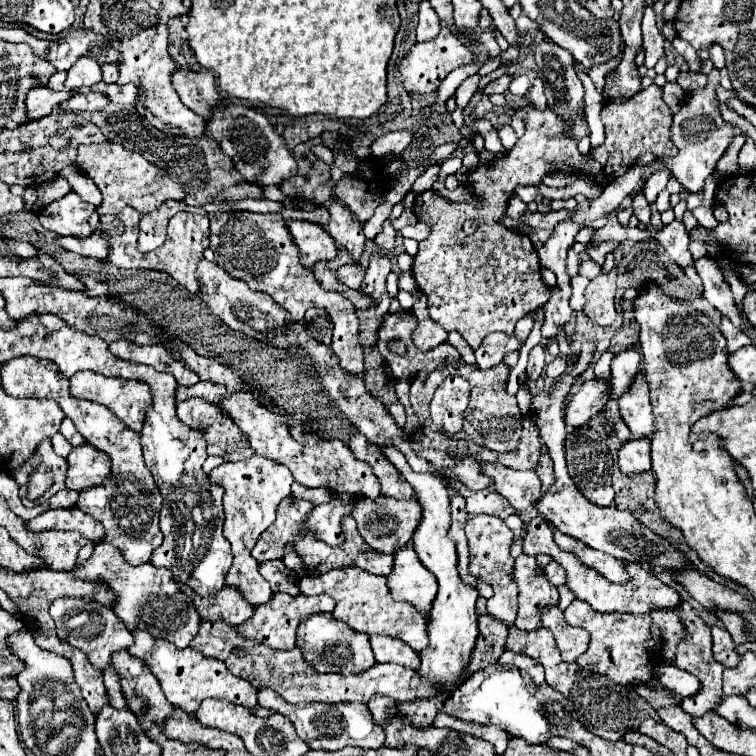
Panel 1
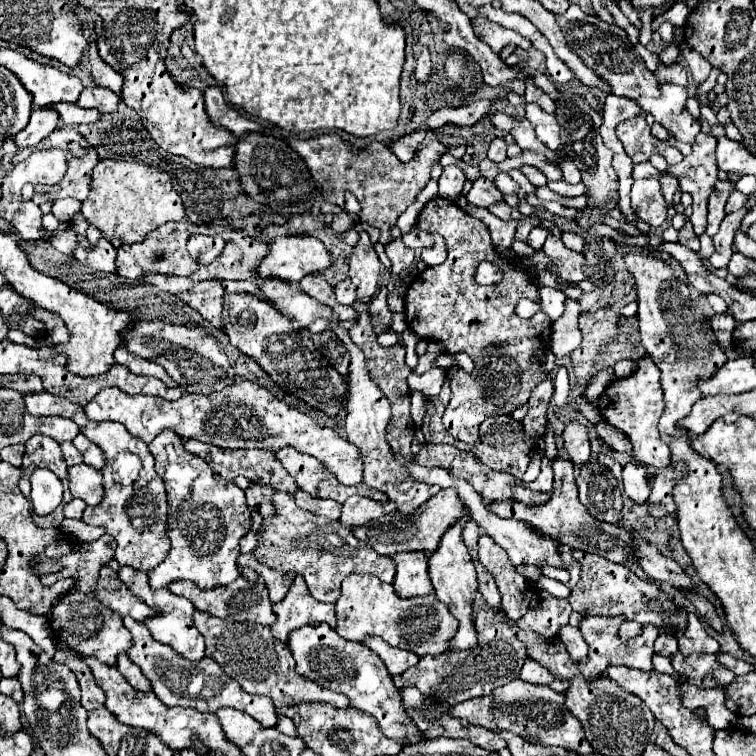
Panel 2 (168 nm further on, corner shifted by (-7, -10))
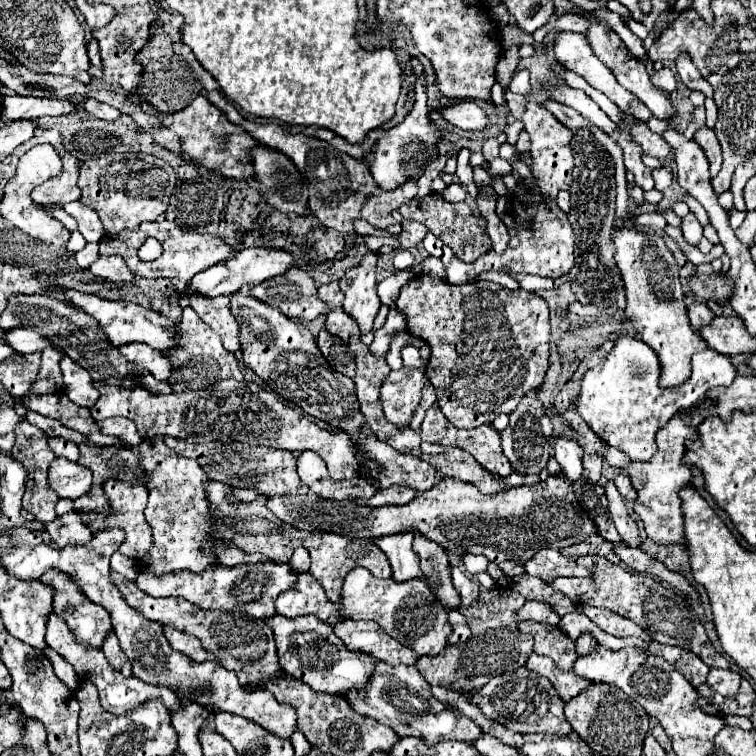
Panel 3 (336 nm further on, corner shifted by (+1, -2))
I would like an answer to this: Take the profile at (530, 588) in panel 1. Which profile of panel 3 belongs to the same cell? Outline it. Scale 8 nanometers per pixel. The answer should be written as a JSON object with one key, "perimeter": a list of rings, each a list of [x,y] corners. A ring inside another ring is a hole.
{"perimeter":[[[525,601],[525,605],[517,611],[517,617],[531,619],[531,621],[545,623],[545,625],[557,625],[561,619],[545,601]]]}

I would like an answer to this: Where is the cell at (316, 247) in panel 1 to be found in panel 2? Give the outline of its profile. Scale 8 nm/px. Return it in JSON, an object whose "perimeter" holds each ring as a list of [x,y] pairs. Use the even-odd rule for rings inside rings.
{"perimeter":[[[277,237],[255,269],[261,279],[301,281],[309,273],[319,273],[331,265],[329,251],[315,237]]]}

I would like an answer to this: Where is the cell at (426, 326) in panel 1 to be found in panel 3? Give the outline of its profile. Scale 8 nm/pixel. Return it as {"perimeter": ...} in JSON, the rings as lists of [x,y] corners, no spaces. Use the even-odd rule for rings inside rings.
{"perimeter":[[[401,367],[399,371],[391,371],[387,375],[387,379],[383,381],[383,387],[381,387],[381,403],[383,403],[385,417],[391,423],[395,423],[397,427],[409,425],[411,415],[415,413],[415,407],[421,401],[421,389],[423,389],[423,383],[425,381],[427,381],[425,371],[423,369],[417,369],[417,367]]]}

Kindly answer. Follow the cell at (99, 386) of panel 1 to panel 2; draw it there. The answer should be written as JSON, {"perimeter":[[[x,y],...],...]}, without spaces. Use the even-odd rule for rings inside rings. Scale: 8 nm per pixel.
{"perimeter":[[[237,381],[231,387],[225,387],[217,395],[191,395],[183,393],[179,401],[165,401],[161,397],[147,395],[129,395],[117,387],[103,389],[93,401],[85,405],[87,417],[96,422],[121,421],[125,429],[133,435],[151,443],[163,429],[175,431],[181,439],[199,439],[221,449],[271,449],[293,447],[301,453],[313,455],[319,459],[343,485],[359,485],[363,481],[363,461],[359,449],[339,435],[341,423],[321,425],[319,417],[313,419],[289,407],[287,403],[275,397],[277,393],[265,389],[257,383]],[[271,439],[269,445],[259,441]]]}

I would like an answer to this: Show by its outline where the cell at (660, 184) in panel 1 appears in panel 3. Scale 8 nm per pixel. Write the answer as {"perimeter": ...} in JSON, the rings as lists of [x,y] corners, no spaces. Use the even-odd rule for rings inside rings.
{"perimeter":[[[659,167],[659,169],[651,169],[651,175],[653,175],[653,181],[655,181],[655,189],[657,191],[663,191],[671,185],[671,179],[673,179],[673,173],[669,167]]]}

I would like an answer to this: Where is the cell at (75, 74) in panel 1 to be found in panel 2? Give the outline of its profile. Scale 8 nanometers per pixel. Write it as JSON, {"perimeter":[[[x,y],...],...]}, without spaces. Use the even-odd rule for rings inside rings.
{"perimeter":[[[91,87],[81,91],[77,105],[85,109],[97,109],[99,113],[115,113],[119,105],[119,97],[111,89]]]}

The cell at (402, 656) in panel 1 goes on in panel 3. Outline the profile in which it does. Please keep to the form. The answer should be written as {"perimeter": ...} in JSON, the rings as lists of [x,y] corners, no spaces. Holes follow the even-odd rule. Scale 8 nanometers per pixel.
{"perimeter":[[[345,619],[333,627],[335,635],[343,639],[343,643],[351,651],[369,653],[373,659],[383,661],[387,665],[413,665],[419,655],[409,647],[401,645],[393,637],[389,637],[375,621],[353,621]]]}

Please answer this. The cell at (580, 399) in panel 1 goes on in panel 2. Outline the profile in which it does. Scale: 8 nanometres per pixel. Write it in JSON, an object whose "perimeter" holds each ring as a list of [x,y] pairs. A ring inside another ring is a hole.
{"perimeter":[[[569,423],[563,431],[563,449],[575,467],[585,465],[591,455],[587,429],[579,423]]]}

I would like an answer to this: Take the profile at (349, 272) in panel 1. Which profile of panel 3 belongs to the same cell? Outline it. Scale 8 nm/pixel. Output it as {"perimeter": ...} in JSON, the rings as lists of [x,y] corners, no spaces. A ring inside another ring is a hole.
{"perimeter":[[[333,281],[333,283],[321,285],[319,287],[319,299],[325,301],[329,307],[339,307],[343,303],[343,293],[339,289],[339,283]]]}

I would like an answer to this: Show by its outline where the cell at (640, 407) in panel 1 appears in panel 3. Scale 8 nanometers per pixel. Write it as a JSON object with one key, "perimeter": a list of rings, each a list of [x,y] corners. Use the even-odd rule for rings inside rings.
{"perimeter":[[[621,337],[611,355],[589,369],[581,381],[581,393],[575,399],[579,415],[589,423],[589,427],[611,447],[623,451],[631,461],[647,461],[655,455],[657,443],[655,433],[663,427],[679,409],[693,407],[709,389],[719,385],[731,385],[737,371],[731,357],[705,349],[691,359],[693,373],[683,387],[659,387],[659,361],[651,347],[647,347],[639,337]]]}

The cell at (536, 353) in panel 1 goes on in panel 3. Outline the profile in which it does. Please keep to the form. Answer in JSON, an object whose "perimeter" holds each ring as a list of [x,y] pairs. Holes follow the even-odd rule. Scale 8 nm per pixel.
{"perimeter":[[[535,389],[523,395],[521,403],[511,413],[511,423],[501,431],[501,441],[503,441],[501,447],[515,471],[523,475],[539,475],[541,469],[545,469],[547,459],[553,455],[551,437],[553,437],[553,425],[545,413],[543,403],[539,401],[539,389]]]}

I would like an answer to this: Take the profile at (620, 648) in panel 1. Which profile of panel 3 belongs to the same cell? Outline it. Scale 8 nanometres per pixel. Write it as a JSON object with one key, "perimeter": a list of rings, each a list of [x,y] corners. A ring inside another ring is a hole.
{"perimeter":[[[591,633],[579,635],[579,639],[577,639],[577,643],[575,643],[577,655],[589,655],[591,651],[597,651],[597,647],[599,647],[599,643],[597,643],[597,639],[595,639]]]}

